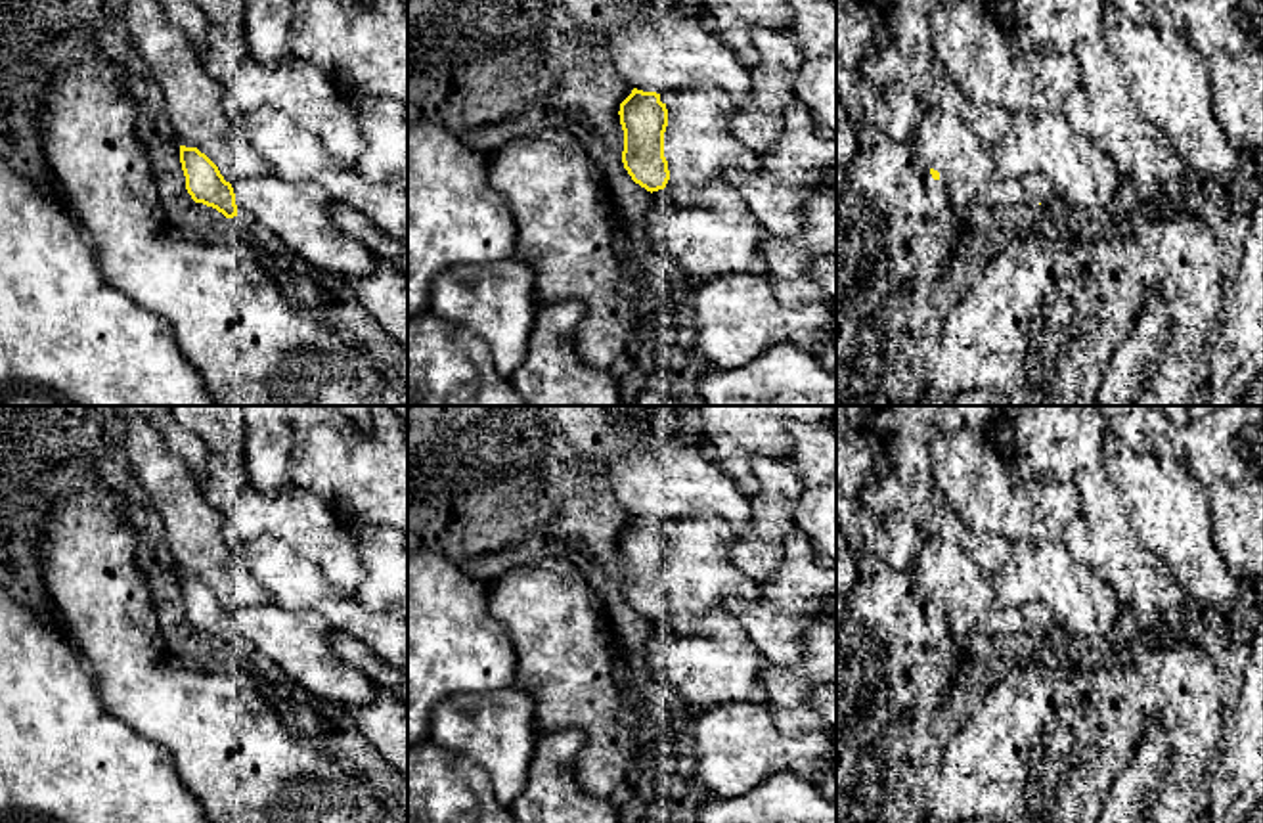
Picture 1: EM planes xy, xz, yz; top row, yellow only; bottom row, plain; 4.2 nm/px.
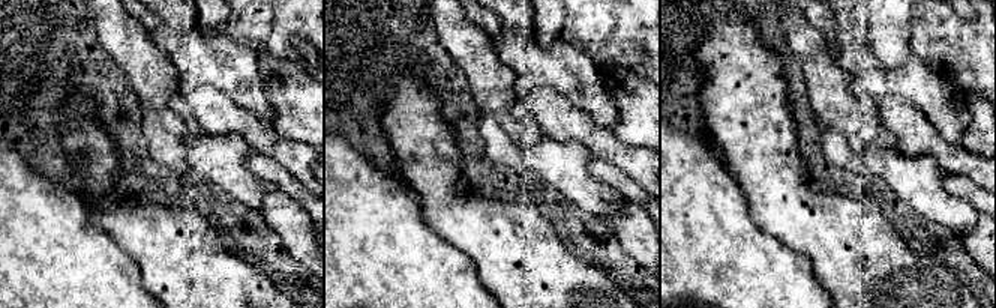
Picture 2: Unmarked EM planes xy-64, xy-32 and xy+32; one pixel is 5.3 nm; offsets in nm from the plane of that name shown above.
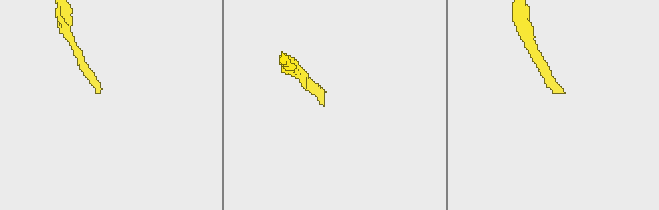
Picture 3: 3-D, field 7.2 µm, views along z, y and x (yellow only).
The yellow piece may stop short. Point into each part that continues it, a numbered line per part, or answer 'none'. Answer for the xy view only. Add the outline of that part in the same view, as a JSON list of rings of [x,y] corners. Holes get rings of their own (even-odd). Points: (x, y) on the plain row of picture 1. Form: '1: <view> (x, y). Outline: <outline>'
1: xy (295, 644). Outline: [[[272,601],[232,616],[237,643],[281,679],[346,712],[375,701],[375,683],[333,651],[333,628],[320,612],[287,611]]]

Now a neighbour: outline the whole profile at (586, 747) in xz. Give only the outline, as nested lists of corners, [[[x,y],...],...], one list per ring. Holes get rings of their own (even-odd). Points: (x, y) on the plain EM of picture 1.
[[[565,559],[517,567],[490,584],[488,609],[515,645],[515,687],[532,697],[540,731],[524,790],[509,812],[519,823],[620,823],[609,794],[637,766],[639,743],[622,697],[618,656],[601,639],[586,576]]]

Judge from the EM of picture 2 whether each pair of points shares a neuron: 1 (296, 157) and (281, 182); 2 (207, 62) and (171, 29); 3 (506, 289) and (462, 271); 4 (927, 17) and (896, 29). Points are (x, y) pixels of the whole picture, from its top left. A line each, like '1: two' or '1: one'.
1: two
2: one
3: two
4: two

